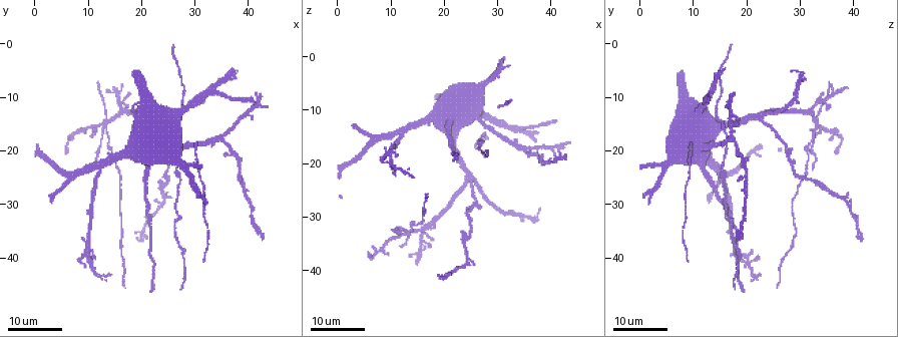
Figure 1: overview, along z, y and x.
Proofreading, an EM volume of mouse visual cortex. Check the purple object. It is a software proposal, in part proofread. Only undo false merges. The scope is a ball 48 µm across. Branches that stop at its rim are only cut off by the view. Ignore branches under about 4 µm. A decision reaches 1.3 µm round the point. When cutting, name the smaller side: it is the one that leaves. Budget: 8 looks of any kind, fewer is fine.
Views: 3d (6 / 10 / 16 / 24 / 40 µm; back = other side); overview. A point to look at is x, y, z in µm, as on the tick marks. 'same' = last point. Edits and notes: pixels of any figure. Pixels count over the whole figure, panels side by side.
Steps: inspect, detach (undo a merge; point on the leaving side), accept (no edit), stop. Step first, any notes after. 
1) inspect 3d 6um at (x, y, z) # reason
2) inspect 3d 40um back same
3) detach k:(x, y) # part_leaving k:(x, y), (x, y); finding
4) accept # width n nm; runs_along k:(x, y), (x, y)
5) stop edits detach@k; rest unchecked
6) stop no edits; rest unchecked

inspect 3d 24um at (13.5, 15.5, 33.0) # looks like a crossing

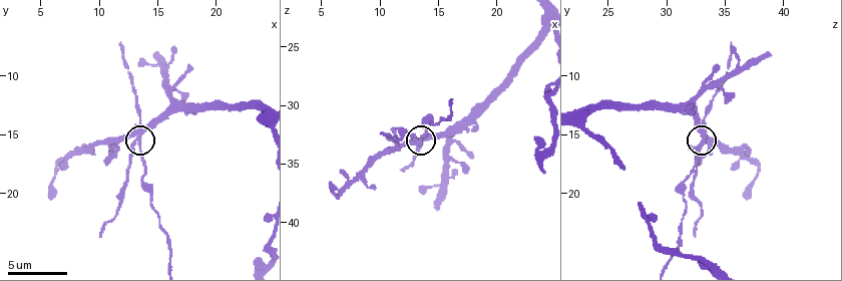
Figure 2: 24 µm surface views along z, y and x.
inspect 3d 6um at (13.2, 15.8, 33.2) # zoom in

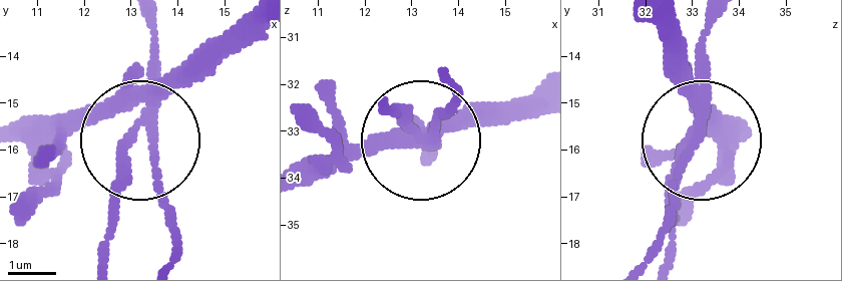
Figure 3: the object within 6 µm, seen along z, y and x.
detach 3:(130, 183) # arms 4; part_leaving 3:(139, 117), (103, 257); two neurons meet here

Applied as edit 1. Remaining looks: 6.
inspect overview # redraw

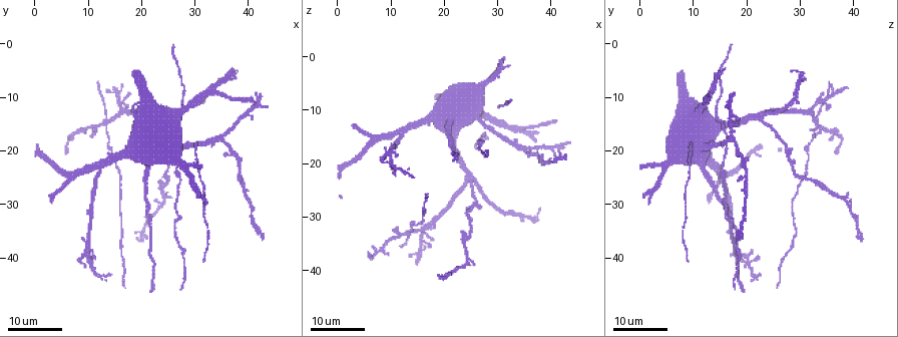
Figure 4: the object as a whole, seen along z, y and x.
inspect 3d 10um at (16.0, 12.4, 32.2) # a fork

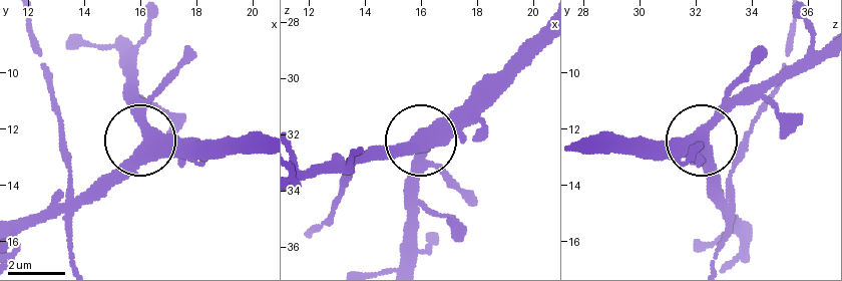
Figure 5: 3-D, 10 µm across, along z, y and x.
accept # arms 3; continuous, no second neuron

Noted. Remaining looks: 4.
inspect 3d 24um at (25.0, 14.0, 23.0)

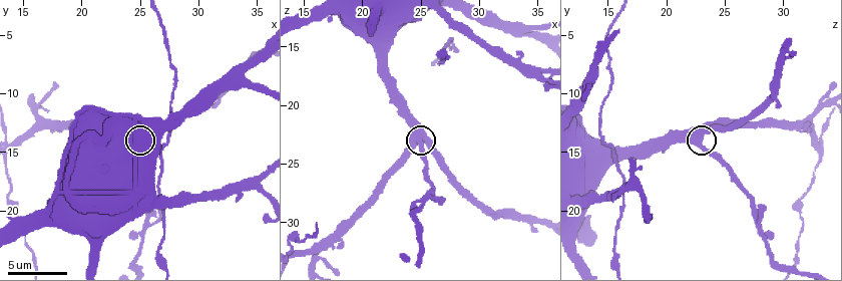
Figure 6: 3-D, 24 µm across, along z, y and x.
inspect 3d 6um at (24.6, 14.4, 22.8)

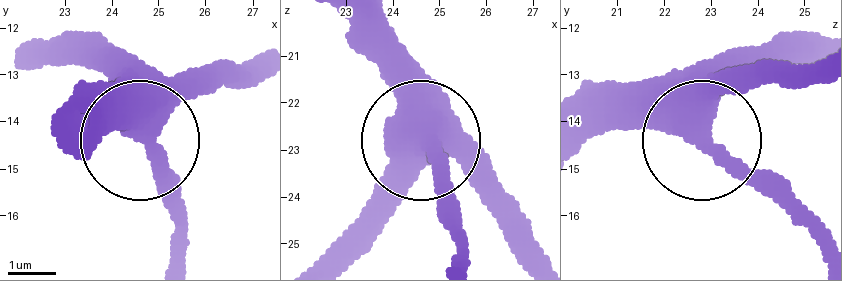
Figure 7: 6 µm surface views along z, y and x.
accept # side_arm 36 um; runs_along 7:(61, 135), (140, 139), (168, 211); continuous, no second neuron

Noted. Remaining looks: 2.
inspect 3d 16um at (16.5, 38.5, 28.0) # calibre changes

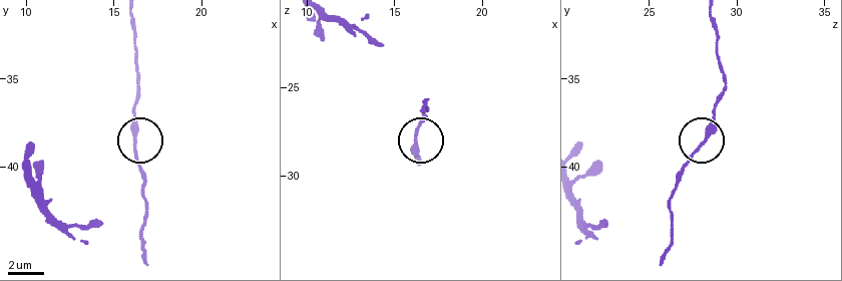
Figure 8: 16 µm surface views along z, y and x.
inspect 3d 10um at (16.3, 38.9, 27.9) # closer look

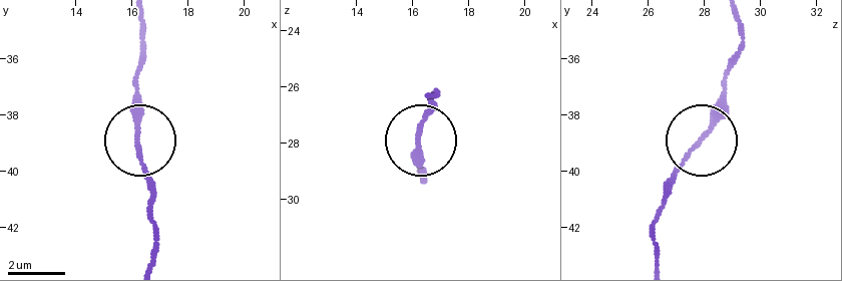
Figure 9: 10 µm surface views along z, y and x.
accept # width 200 nm; continuous, no second neuron

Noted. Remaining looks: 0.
stop edits detach@3; rest unchecked

